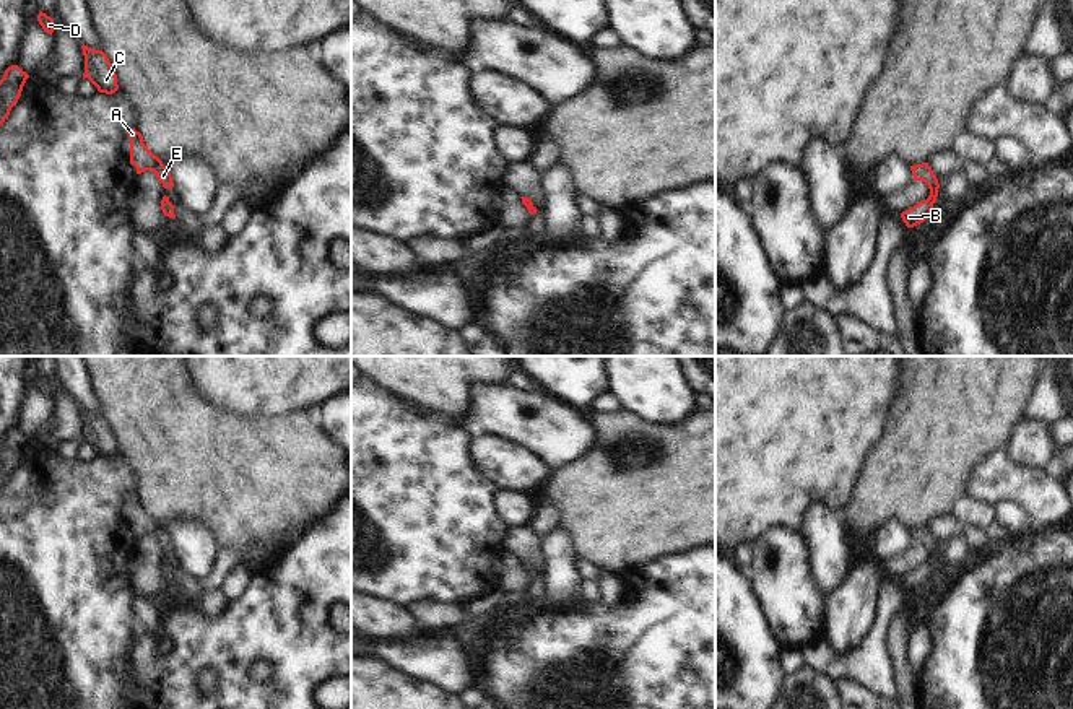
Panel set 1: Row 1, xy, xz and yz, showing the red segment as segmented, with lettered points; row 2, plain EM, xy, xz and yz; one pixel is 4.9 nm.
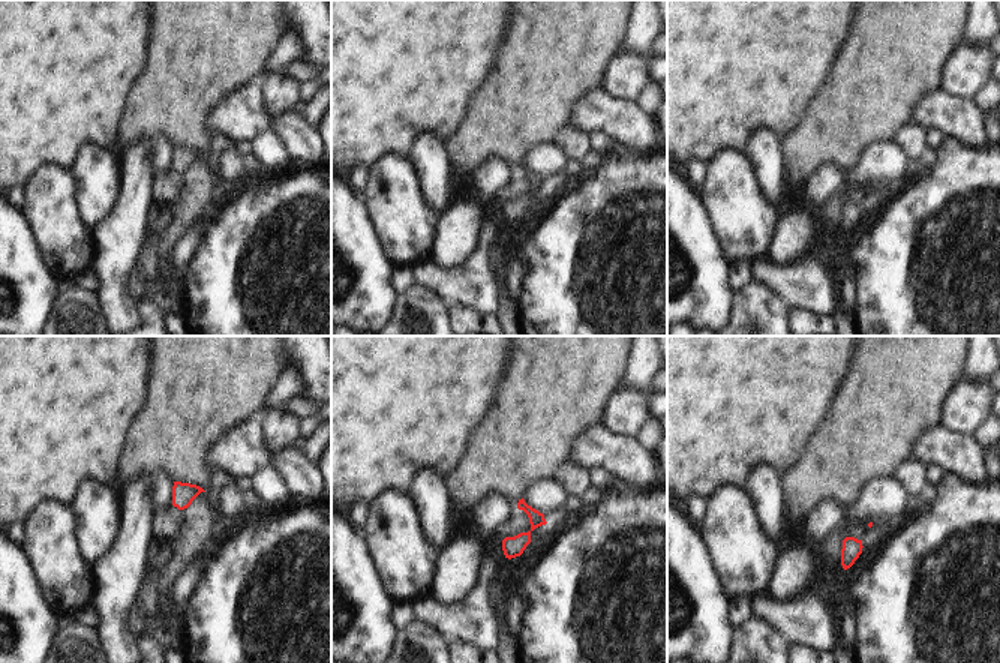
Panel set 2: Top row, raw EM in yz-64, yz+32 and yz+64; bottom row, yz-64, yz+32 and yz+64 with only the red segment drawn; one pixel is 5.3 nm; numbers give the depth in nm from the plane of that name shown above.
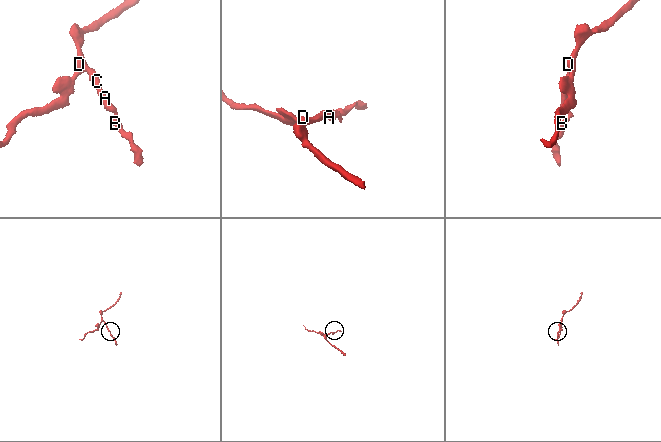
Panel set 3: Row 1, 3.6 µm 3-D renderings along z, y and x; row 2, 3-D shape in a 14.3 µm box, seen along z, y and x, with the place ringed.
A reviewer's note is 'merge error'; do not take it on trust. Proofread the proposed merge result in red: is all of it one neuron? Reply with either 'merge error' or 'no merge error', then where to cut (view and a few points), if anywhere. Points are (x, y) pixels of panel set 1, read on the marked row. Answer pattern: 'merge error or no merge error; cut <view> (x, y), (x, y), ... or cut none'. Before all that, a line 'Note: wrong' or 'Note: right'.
Note: wrong
no merge error; cut none

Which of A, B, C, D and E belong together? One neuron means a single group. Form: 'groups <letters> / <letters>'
groups A B C D E

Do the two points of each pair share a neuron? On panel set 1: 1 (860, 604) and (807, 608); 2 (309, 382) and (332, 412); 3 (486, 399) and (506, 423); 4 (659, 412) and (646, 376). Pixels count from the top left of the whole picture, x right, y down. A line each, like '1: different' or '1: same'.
1: different
2: different
3: same
4: same

